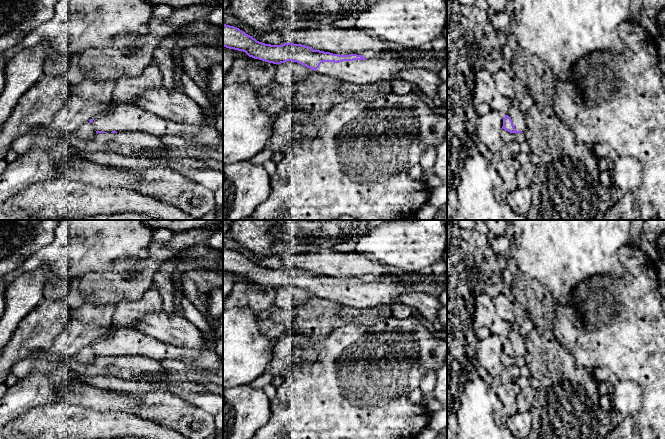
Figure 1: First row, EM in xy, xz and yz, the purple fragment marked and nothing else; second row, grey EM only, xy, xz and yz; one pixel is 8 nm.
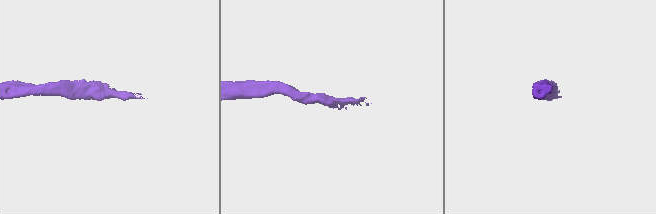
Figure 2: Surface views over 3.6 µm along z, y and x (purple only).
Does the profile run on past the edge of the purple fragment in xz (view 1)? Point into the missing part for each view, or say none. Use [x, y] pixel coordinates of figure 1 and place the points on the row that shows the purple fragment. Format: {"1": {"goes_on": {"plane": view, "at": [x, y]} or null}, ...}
{"1": {"goes_on": {"plane": "xz", "at": [384, 68]}}}

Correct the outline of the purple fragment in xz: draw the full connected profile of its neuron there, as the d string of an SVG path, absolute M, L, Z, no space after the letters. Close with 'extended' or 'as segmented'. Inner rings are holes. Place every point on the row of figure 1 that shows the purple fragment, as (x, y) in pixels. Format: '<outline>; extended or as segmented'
M223 24L223 47L245 52L249 57L268 63L281 64L287 61L297 62L318 73L337 77L338 79L358 84L373 84L400 79L398 72L410 69L425 69L438 73L439 69L447 64L447 47L444 52L425 49L424 54L413 49L410 54L402 51L390 51L372 58L365 58L357 54L338 55L320 50L313 50L309 46L294 43L271 45L257 41L237 27Z; extended

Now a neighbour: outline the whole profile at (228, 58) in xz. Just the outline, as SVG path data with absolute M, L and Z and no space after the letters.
M223 47L223 76L229 71L235 59L232 51Z

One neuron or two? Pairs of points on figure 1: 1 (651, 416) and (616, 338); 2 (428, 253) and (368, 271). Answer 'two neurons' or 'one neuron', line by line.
1: one neuron
2: two neurons

